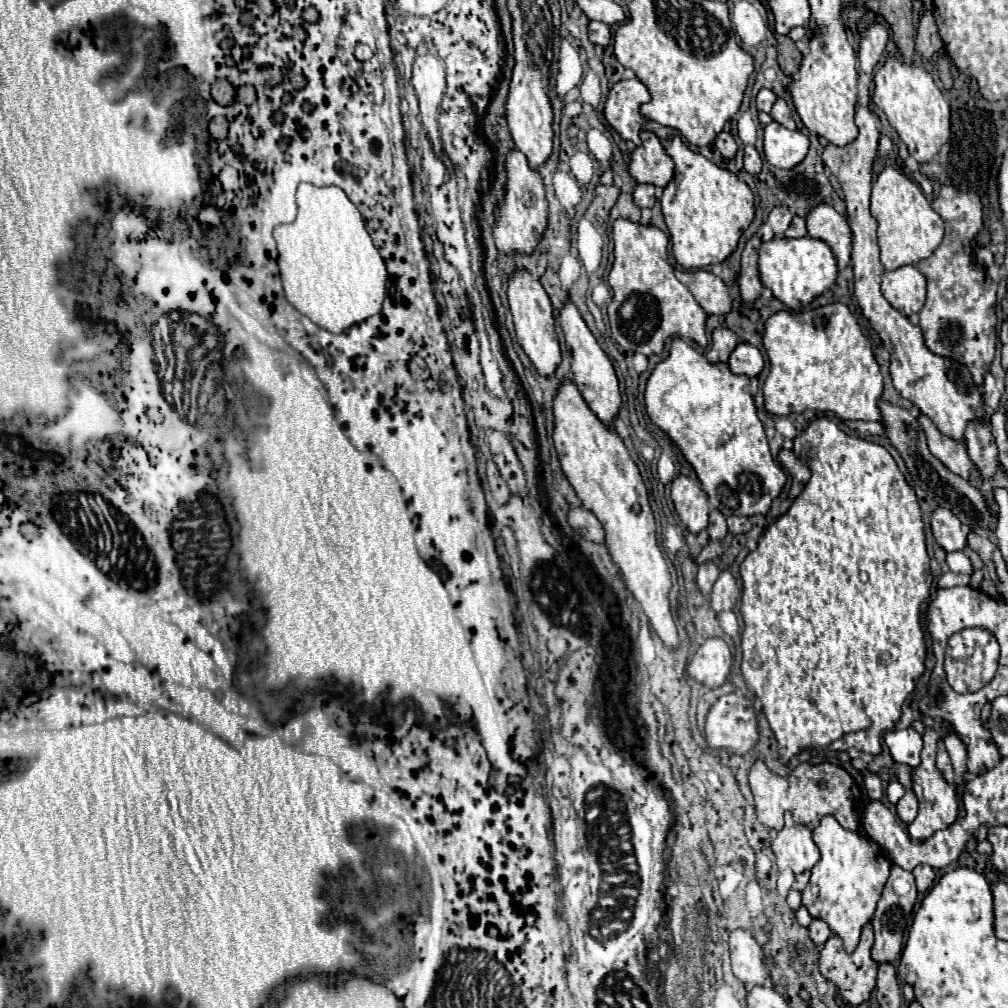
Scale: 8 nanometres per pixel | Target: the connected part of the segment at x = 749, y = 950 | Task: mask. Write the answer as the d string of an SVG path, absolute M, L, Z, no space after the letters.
M734 930L730 934L730 958L734 976L748 988L764 986L770 982L770 966L760 944L750 932Z

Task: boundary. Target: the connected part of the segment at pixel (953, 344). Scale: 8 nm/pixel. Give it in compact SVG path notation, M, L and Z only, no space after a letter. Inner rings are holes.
M944 184L938 192L938 196L932 200L932 208L942 216L946 232L942 244L934 250L930 258L924 258L918 262L918 270L928 280L928 294L922 310L918 312L918 326L924 334L924 342L928 350L932 350L936 356L946 356L956 362L964 362L968 366L976 386L982 388L984 374L988 372L992 360L994 360L994 348L996 348L996 282L986 274L986 268L976 264L972 260L972 238L982 228L982 202L974 192L960 192L952 184Z

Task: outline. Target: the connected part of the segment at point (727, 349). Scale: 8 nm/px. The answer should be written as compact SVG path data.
M720 326L712 334L712 346L706 352L706 358L710 362L728 362L728 356L738 346L738 342L740 342L740 338L732 330Z

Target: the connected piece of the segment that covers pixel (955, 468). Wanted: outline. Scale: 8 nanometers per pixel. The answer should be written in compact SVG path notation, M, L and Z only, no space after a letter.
M920 416L920 426L928 438L928 448L930 452L954 474L962 476L964 480L970 477L972 460L968 458L968 448L964 442L956 442L954 438L948 438L946 434L940 434L936 430L936 424L928 416Z

